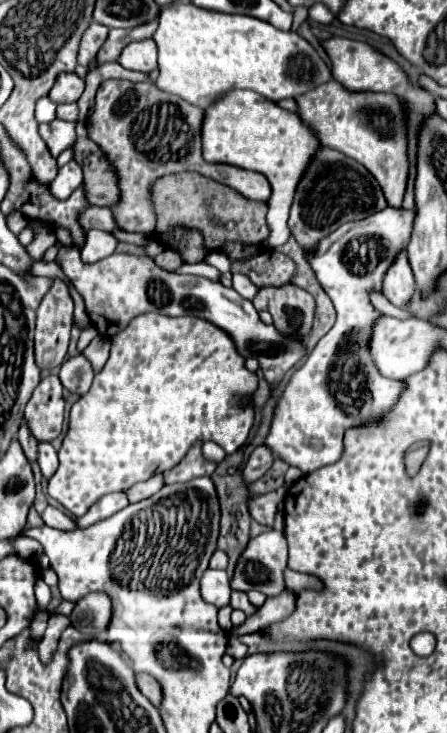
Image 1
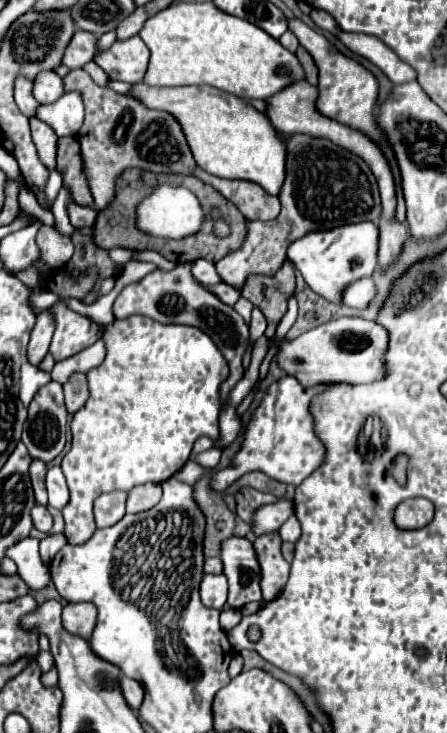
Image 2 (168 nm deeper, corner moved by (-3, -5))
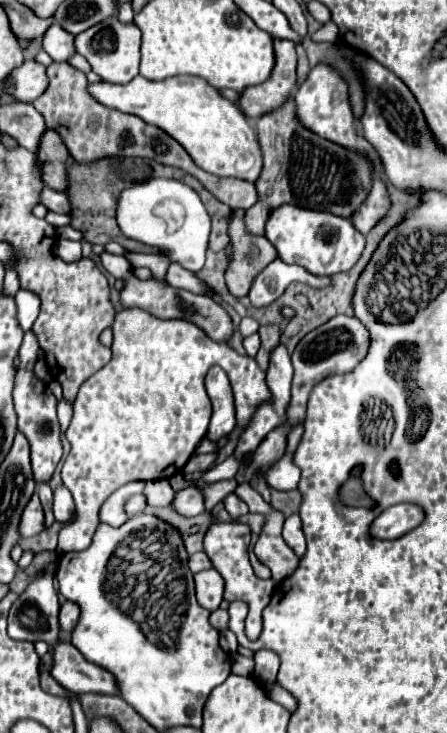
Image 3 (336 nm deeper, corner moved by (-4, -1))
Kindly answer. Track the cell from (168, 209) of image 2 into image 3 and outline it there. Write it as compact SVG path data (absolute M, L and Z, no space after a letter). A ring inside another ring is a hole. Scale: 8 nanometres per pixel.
M148 179L124 189L116 205L116 221L120 231L134 241L160 249L170 263L198 273L206 260L210 235L210 215L200 197L188 185L176 179Z

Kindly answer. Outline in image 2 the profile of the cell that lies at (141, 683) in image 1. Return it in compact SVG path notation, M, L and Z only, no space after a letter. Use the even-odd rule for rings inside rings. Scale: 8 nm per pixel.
M123 677L123 695L127 695L127 703L131 703L131 707L135 707L135 711L139 711L143 699L145 699L145 691L141 687L139 681Z

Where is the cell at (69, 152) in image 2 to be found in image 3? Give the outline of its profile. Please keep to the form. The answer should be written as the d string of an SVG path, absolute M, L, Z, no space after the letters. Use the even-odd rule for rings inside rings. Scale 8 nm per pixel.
M44 131L36 159L40 163L40 177L42 183L54 191L64 191L64 167L70 153L62 145L62 139L56 137L56 131Z

